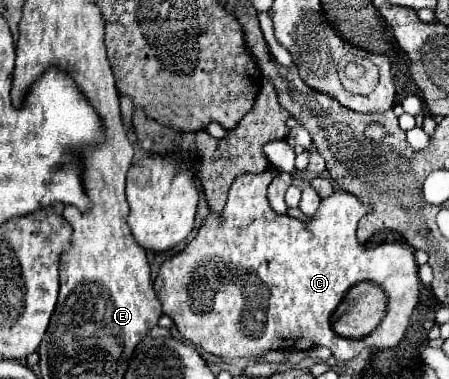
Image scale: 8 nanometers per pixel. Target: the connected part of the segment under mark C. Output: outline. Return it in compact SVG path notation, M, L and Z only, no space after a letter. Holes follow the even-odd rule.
M275 169L265 171L265 175L239 175L229 189L229 199L223 213L219 217L209 213L201 223L197 237L187 243L179 255L161 265L153 287L163 305L163 313L173 319L179 333L187 341L225 359L261 355L271 349L293 351L323 345L333 351L335 359L349 361L365 347L397 347L407 331L411 313L419 299L415 251L403 242L386 242L377 247L365 247L359 243L356 235L358 222L369 209L367 205L361 205L355 195L345 191L335 191L329 199L321 199L321 207L309 225L289 215L277 215L269 207L265 191L275 175ZM361 281L375 283L387 293L387 313L379 327L365 339L345 339L333 331L331 315L339 307L345 293Z

